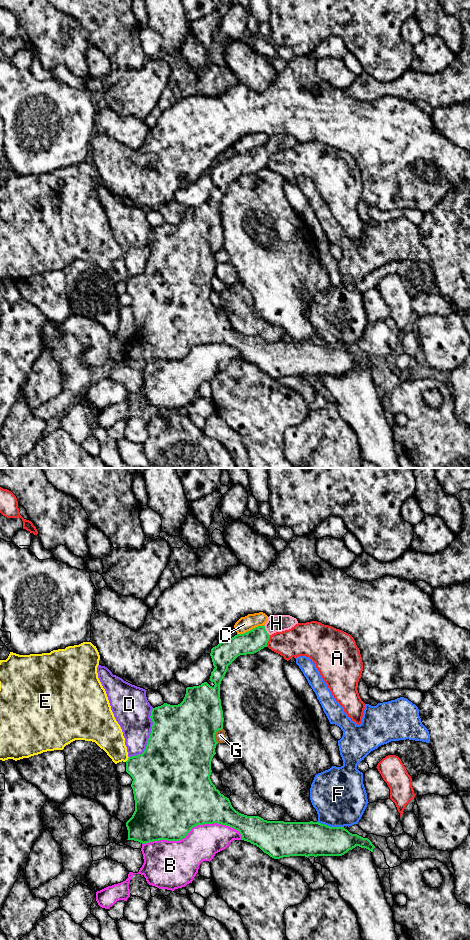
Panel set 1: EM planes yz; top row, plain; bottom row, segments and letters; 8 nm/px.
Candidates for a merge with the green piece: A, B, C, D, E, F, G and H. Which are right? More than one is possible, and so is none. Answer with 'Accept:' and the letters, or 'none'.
Accept: H

